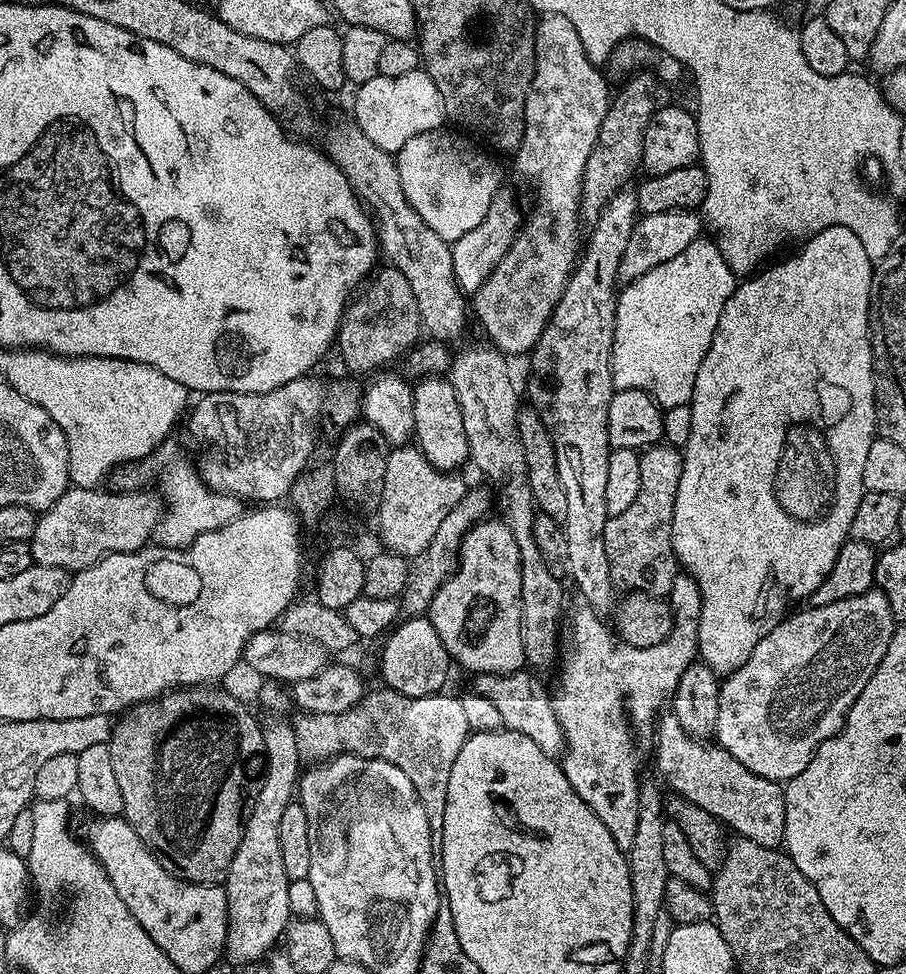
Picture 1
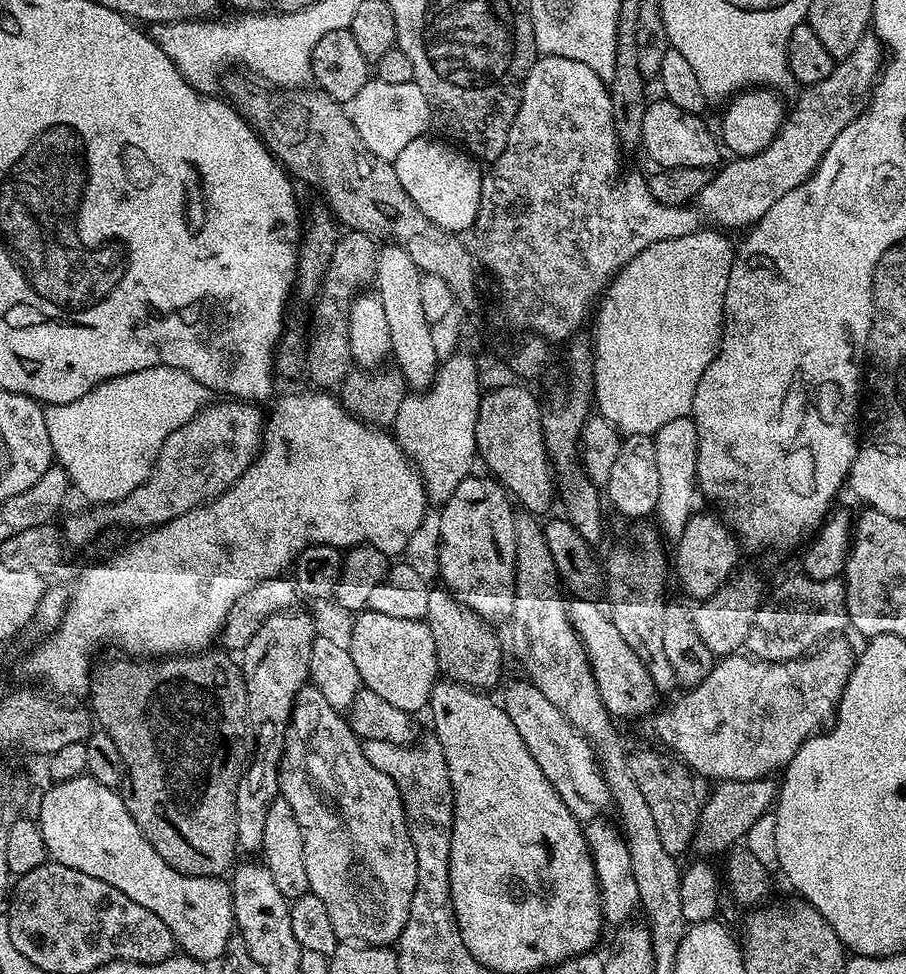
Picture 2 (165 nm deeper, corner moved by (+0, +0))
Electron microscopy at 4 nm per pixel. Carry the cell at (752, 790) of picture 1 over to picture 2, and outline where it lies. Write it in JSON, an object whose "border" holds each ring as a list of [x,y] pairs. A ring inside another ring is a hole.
{"border":[[[572,598],[567,601],[567,605],[572,629],[584,644],[584,653],[588,655],[598,694],[602,694],[606,710],[614,718],[625,716],[632,720],[635,716],[651,717],[658,708],[658,690],[654,686],[654,678],[650,678],[650,670],[646,670],[642,658],[638,658],[638,654],[626,646],[626,641],[622,634],[618,634],[618,626],[614,626],[609,613],[605,609],[603,612],[599,608],[601,605],[594,600]]]}

